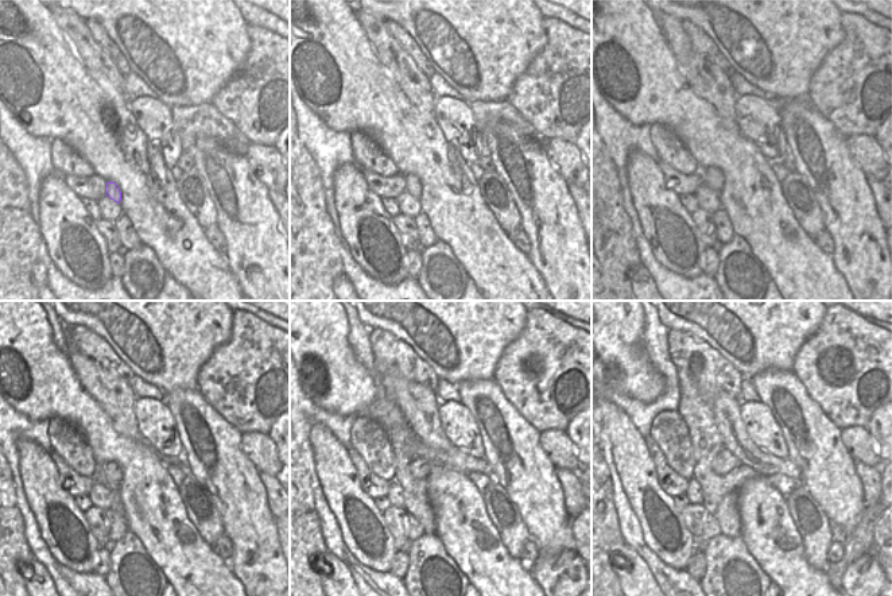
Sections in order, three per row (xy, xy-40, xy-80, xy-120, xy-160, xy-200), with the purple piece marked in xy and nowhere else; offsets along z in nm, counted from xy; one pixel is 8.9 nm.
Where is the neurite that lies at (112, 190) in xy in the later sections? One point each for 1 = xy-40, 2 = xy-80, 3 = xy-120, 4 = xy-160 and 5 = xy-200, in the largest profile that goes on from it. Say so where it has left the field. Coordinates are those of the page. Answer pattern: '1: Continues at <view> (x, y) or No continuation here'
1: Continues at xy-40 (412, 185)
2: Continues at xy-80 (713, 177)
3: Continues at xy-120 (111, 472)
4: Continues at xy-160 (419, 468)
5: Continues at xy-200 (725, 461)

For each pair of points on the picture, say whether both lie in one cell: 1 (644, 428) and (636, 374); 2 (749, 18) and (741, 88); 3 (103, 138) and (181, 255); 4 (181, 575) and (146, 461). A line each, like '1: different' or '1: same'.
1: different
2: different
3: same
4: same

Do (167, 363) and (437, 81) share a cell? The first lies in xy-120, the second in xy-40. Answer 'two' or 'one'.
two

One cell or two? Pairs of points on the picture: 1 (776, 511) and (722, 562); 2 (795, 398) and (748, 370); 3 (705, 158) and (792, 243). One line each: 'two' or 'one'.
1: two
2: two
3: one

